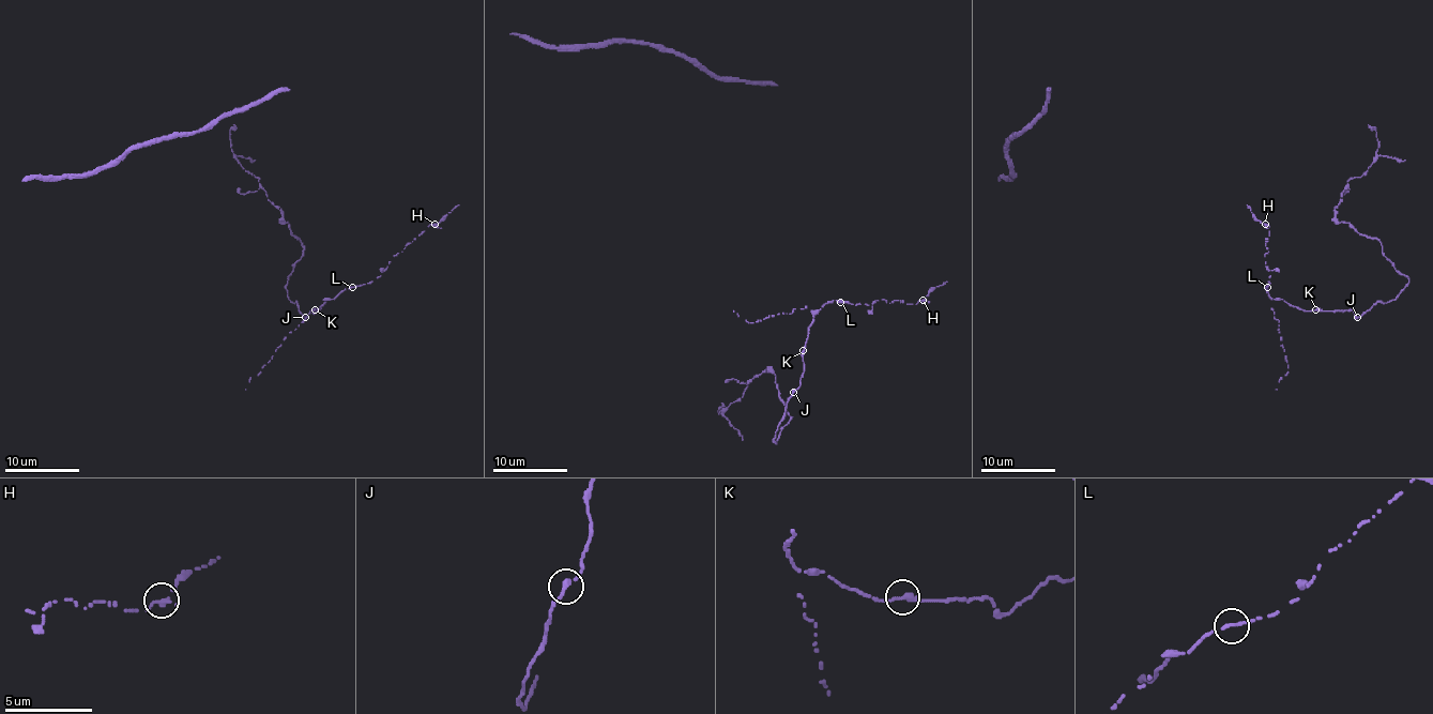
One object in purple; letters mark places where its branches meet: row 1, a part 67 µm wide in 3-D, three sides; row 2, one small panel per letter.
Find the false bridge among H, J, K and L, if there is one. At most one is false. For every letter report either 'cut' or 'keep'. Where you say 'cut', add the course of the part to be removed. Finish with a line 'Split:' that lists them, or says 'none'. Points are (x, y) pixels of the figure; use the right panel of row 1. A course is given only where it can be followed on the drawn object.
H: keep
J: keep
K: keep
L: keep
Split: none

